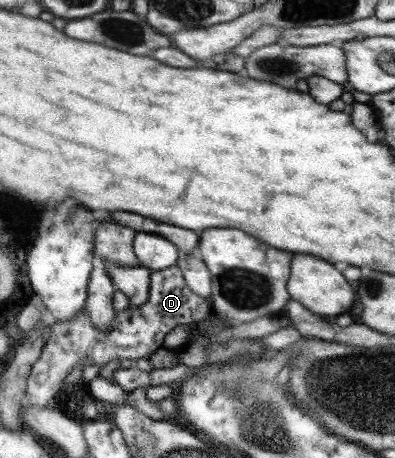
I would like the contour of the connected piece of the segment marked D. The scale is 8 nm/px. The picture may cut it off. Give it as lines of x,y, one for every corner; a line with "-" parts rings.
176,265
151,272
148,299
138,306
128,306
132,317
144,317
146,325
124,325
124,315
117,311
110,329
105,332
93,326
85,306
71,320
55,321
50,325
50,335
43,345
41,356
34,362
27,377
24,404
44,406
60,391
60,381
66,373
77,367
80,361
87,365
105,366
113,359
130,359
134,363
141,357
148,358
163,345
165,335
178,326
202,321
212,312
210,300
194,293
185,282
182,270

